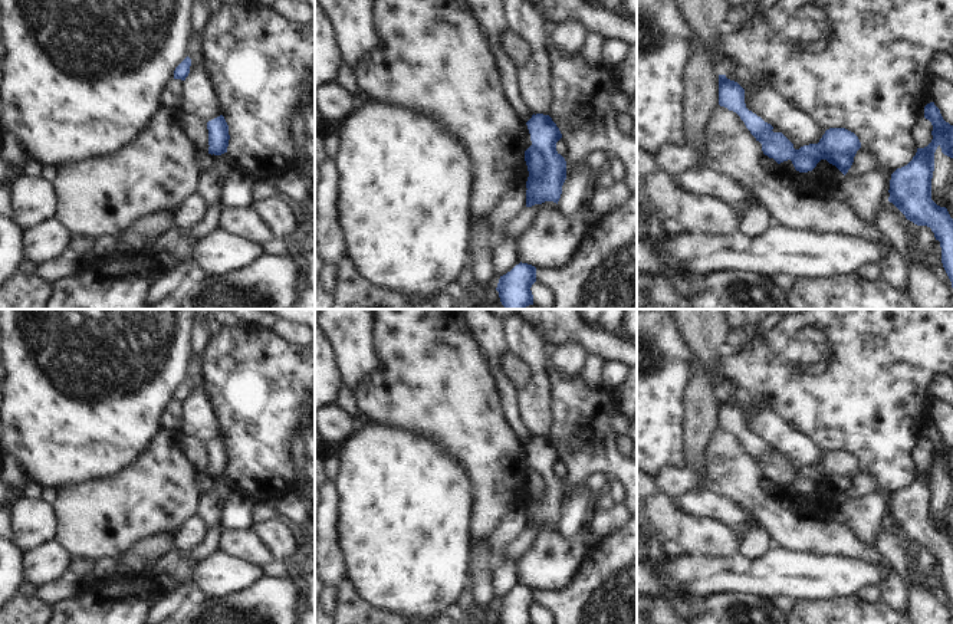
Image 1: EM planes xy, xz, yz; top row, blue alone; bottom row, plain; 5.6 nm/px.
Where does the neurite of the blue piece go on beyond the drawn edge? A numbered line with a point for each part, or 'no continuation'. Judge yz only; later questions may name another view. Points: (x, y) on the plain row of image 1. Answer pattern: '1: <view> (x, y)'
no continuation

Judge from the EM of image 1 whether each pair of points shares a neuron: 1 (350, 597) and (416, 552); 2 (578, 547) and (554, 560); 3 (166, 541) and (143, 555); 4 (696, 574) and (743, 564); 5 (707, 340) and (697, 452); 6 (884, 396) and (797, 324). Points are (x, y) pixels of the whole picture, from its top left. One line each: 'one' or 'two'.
1: two
2: one
3: one
4: one
5: one
6: one

